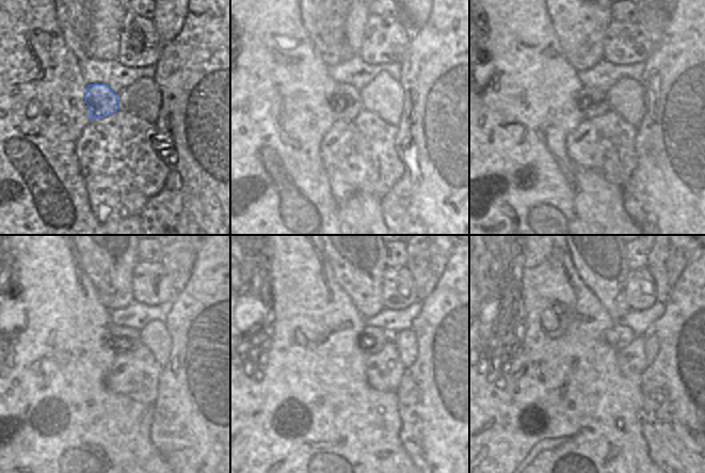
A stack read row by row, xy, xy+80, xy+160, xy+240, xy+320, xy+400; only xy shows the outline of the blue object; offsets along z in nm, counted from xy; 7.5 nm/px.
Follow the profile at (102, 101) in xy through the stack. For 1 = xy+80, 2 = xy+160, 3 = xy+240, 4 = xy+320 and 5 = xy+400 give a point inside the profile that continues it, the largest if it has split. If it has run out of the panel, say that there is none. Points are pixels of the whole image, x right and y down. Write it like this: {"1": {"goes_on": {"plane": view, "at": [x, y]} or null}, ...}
{"1": {"goes_on": {"plane": "xy+80", "at": [348, 103]}}, "2": {"goes_on": {"plane": "xy+160", "at": [597, 106]}}, "3": {"goes_on": {"plane": "xy+240", "at": [124, 340]}}, "4": {"goes_on": {"plane": "xy+320", "at": [381, 336]}}, "5": {"goes_on": {"plane": "xy+400", "at": [625, 334]}}}

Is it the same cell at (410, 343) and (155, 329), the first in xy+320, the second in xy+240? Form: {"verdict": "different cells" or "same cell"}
{"verdict": "same cell"}

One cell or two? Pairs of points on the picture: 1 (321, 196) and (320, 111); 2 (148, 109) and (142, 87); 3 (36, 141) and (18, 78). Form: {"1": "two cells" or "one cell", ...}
{"1": "one cell", "2": "one cell", "3": "one cell"}

